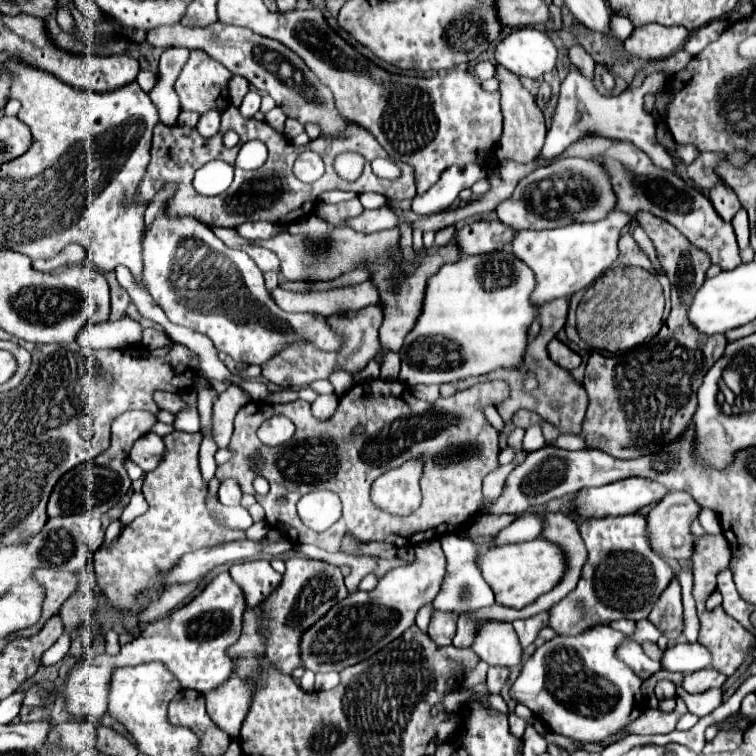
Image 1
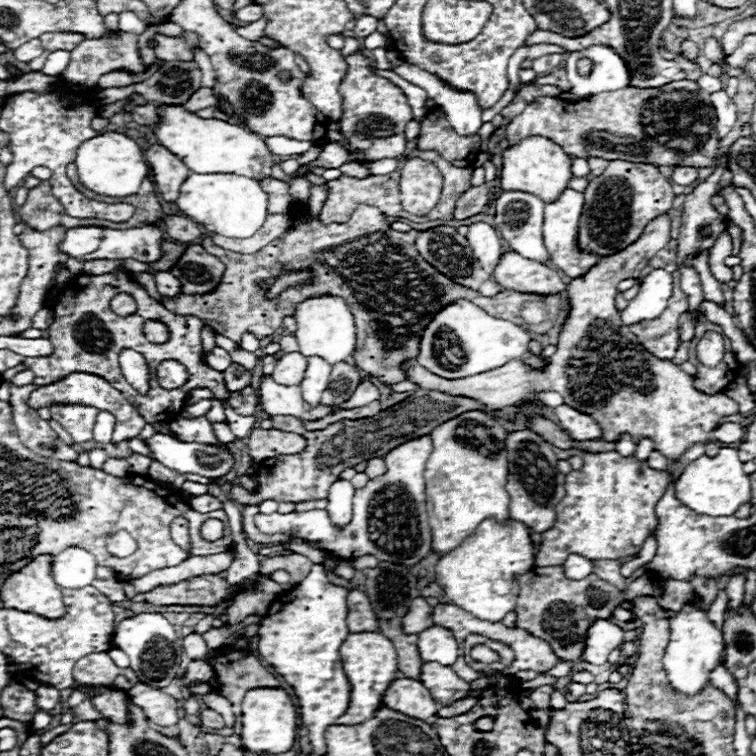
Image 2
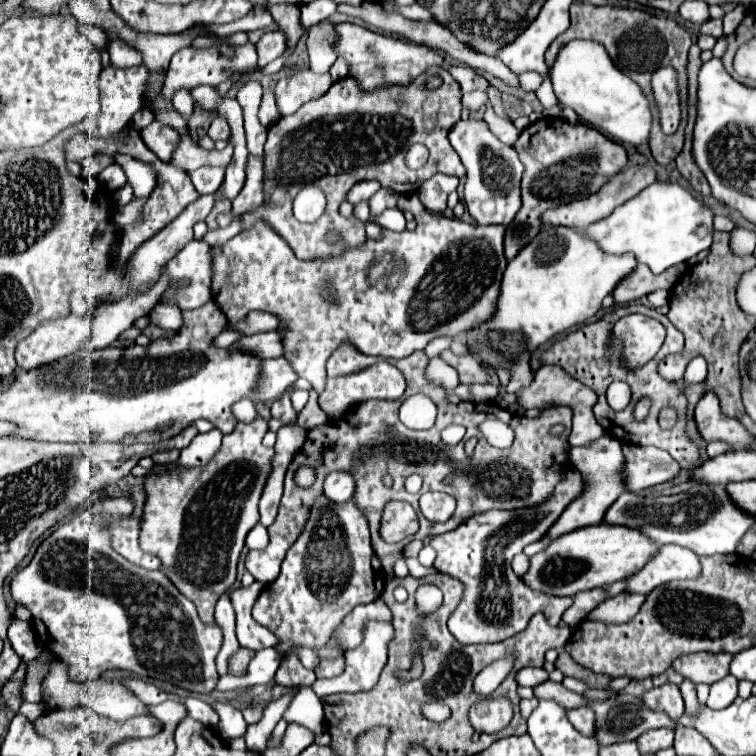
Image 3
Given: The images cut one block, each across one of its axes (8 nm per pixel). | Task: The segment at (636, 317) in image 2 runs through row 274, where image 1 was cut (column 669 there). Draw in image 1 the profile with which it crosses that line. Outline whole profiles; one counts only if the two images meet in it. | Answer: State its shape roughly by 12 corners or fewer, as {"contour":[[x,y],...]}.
{"contour":[[676,642],[660,664],[668,672],[712,666],[712,656],[698,642]]}

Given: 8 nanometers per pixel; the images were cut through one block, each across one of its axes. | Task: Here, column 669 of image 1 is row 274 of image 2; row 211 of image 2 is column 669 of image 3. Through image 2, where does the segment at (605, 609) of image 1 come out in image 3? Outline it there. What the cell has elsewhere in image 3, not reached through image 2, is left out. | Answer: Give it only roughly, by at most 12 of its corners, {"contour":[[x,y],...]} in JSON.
{"contour":[[668,544],[628,578],[626,592],[648,594],[672,580],[696,580],[690,548]]}

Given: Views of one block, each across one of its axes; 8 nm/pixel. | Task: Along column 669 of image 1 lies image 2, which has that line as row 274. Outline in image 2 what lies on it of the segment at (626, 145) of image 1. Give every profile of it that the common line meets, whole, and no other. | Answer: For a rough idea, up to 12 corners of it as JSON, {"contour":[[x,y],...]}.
{"contour":[[200,244],[170,268],[184,294],[212,292],[224,264]]}

